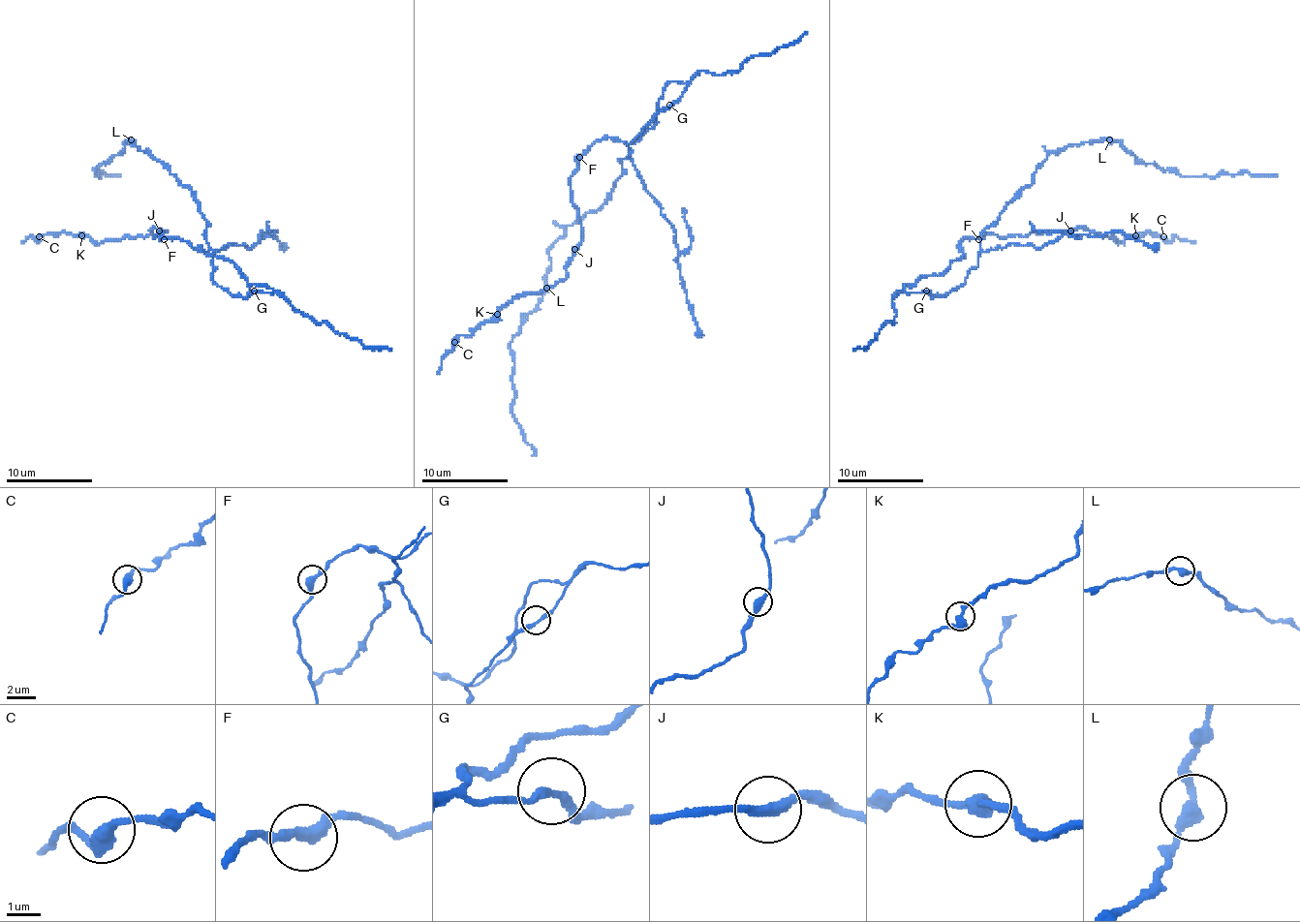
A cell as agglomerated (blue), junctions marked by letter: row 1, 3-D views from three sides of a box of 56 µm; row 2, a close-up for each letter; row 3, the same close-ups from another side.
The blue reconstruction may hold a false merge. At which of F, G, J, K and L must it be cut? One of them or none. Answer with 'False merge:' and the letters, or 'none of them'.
False merge: none of them

